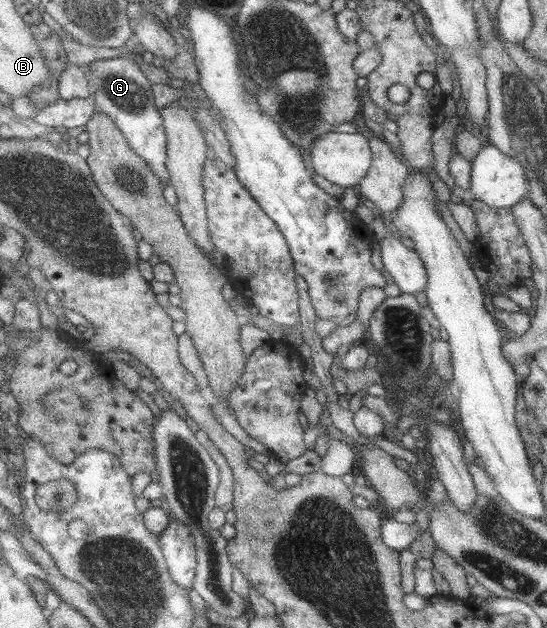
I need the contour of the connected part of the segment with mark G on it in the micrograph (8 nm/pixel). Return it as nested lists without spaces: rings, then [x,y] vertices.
[[[128,57],[97,60],[87,70],[89,82],[92,84],[93,94],[97,100],[97,112],[105,112],[115,120],[124,137],[128,138],[134,152],[143,156],[152,172],[167,183],[163,190],[164,194],[167,201],[178,209],[179,193],[171,181],[171,172],[167,167],[168,136],[161,110],[158,110],[154,100],[154,83],[146,76],[141,66]]]

